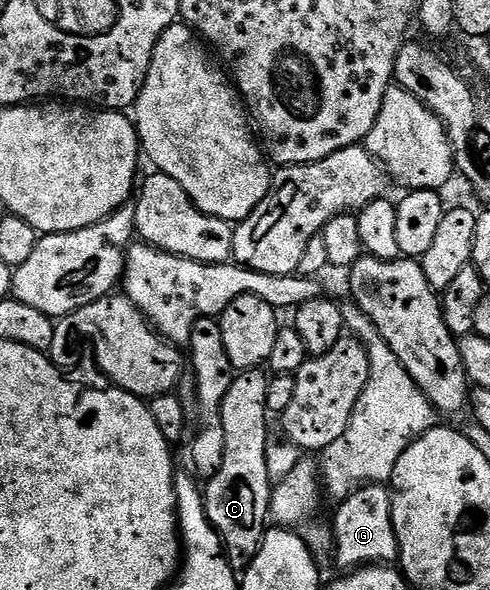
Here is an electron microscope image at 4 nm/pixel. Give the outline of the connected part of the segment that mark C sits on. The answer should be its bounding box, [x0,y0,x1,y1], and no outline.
[204,369,272,572]

